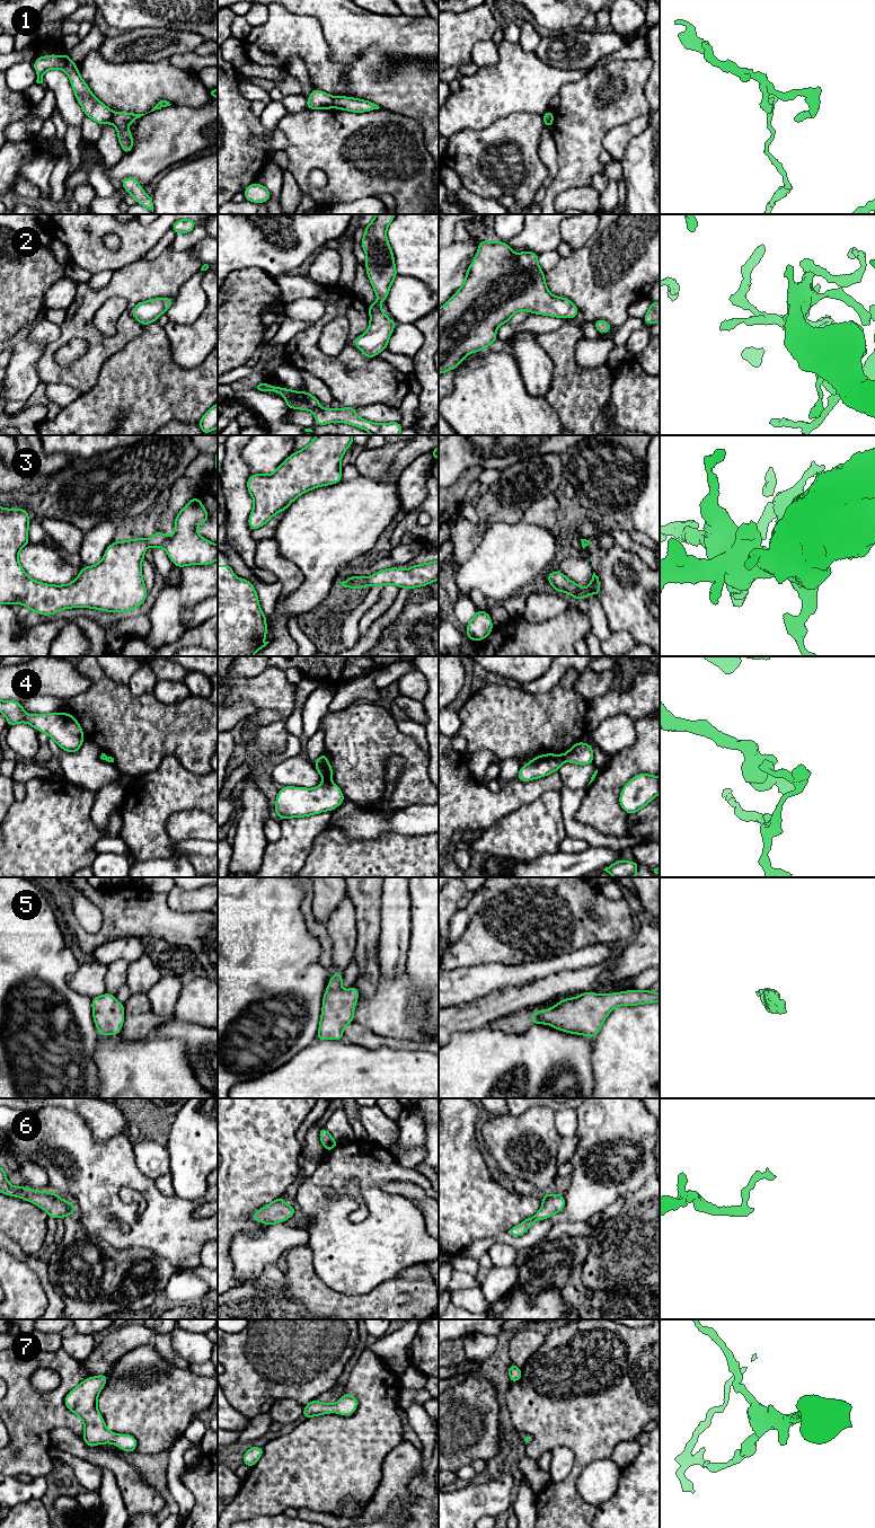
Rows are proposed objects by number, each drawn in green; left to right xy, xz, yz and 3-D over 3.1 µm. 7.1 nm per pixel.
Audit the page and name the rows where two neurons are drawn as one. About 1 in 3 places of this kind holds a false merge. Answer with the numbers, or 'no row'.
1, 4

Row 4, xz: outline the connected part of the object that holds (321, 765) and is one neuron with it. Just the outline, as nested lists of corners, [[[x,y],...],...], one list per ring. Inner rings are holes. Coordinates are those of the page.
[[[325,752],[316,760],[313,766],[322,777],[324,781],[329,784],[333,777],[333,769]]]

